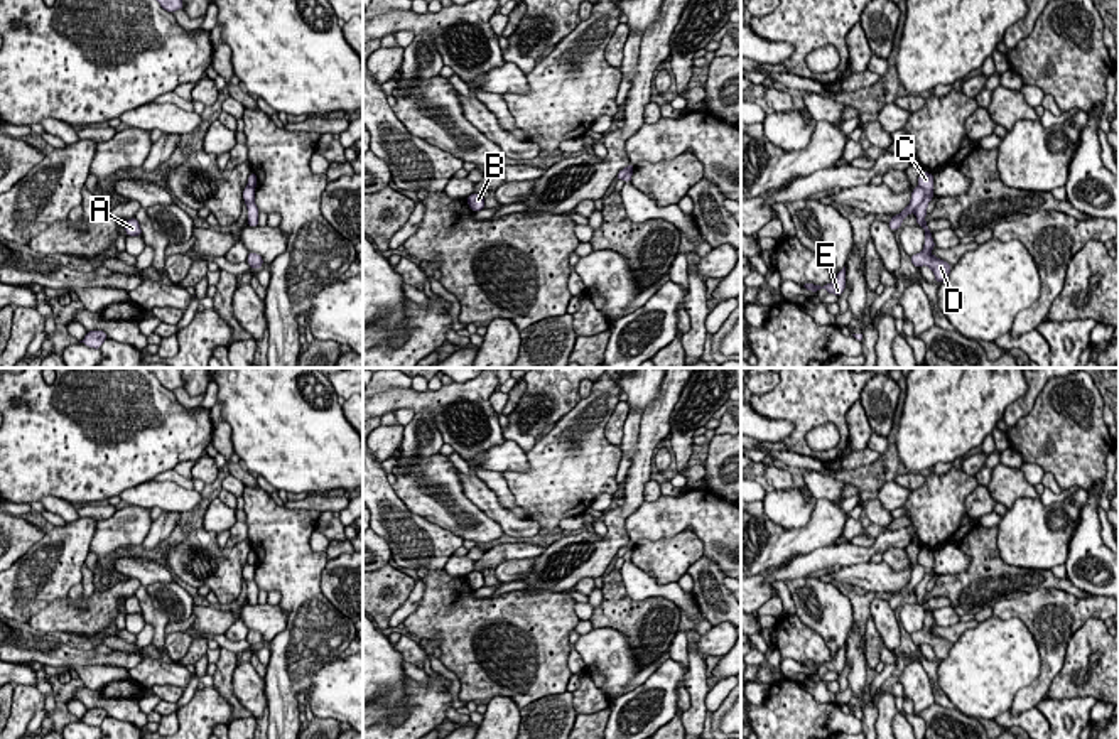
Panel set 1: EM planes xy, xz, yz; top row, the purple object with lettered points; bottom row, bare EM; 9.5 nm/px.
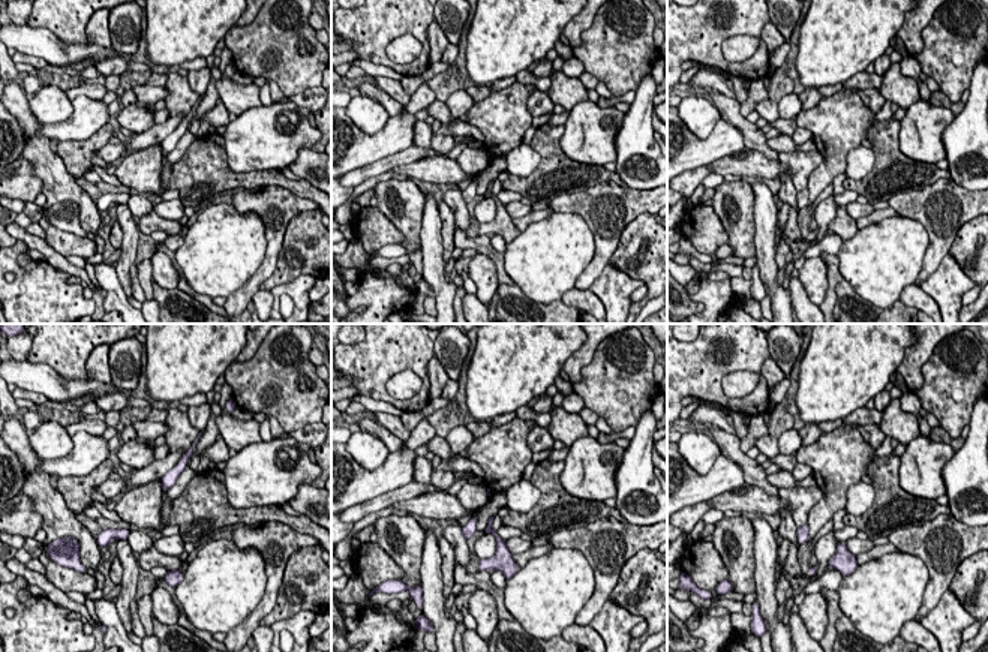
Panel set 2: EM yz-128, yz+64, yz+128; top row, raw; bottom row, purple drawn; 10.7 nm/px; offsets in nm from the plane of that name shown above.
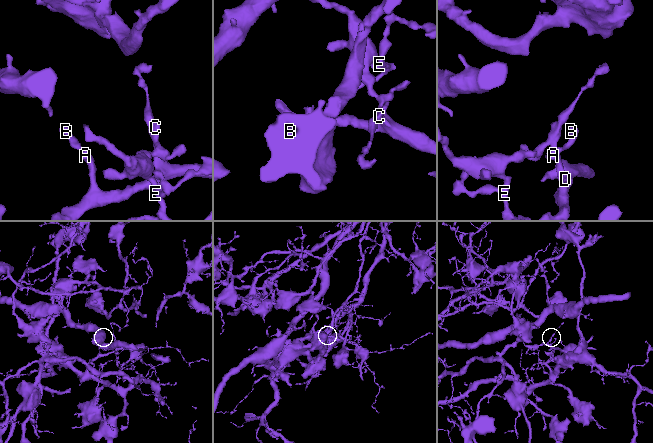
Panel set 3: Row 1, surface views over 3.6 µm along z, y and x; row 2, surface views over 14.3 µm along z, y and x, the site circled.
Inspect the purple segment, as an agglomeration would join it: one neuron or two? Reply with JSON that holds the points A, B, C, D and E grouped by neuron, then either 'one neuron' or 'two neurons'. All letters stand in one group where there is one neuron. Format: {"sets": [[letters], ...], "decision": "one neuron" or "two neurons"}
{"sets": [["A", "B", "C", "D"], ["E"]], "decision": "two neurons"}

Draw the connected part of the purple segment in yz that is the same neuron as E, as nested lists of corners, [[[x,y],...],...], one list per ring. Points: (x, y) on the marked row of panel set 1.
[[[844,267],[842,270],[839,270],[832,283],[827,283],[827,285],[802,283],[802,289],[812,290],[812,292],[819,292],[820,289],[825,289],[829,294],[841,297],[846,289],[846,280],[847,277],[846,277],[846,267]]]

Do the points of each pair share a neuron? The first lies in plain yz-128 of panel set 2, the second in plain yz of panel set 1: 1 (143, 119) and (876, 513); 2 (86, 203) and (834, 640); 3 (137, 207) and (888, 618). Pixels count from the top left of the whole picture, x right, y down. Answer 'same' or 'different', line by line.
1: same
2: same
3: different

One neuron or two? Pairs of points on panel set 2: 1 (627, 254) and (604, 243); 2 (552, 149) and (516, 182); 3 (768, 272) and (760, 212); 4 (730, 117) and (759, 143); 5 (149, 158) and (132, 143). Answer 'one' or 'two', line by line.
1: two
2: one
3: one
4: one
5: two

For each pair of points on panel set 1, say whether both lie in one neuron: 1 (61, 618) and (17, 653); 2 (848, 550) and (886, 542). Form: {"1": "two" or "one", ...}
{"1": "two", "2": "one"}

